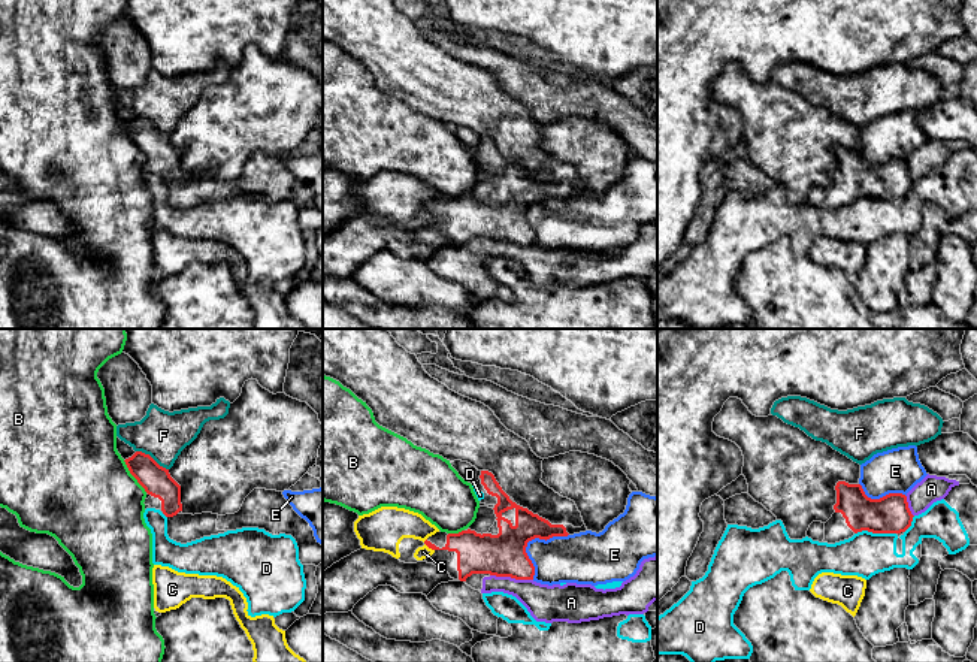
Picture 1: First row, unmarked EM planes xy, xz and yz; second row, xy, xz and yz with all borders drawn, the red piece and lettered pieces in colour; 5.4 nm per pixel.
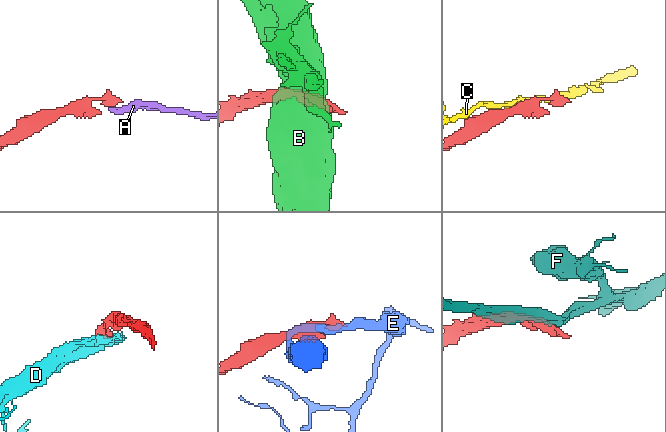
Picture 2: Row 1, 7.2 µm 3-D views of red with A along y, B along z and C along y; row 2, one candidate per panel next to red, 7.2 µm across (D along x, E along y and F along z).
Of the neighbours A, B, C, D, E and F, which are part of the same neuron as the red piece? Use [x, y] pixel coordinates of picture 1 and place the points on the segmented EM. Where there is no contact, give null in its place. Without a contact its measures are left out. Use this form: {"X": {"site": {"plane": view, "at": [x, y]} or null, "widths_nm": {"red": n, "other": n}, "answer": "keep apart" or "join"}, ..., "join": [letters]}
{"A": {"site": {"plane": "xz", "at": [511, 577]}, "widths_nm": {"red": 240, "other": 200}, "answer": "keep apart"}, "B": {"site": {"plane": "xy", "at": [133, 475]}, "widths_nm": {"red": 160, "other": 500}, "answer": "keep apart"}, "C": {"site": {"plane": "xz", "at": [427, 546]}, "widths_nm": {"red": 190, "other": 70}, "answer": "keep apart"}, "D": {"site": {"plane": "yz", "at": [874, 532]}, "widths_nm": {"red": 200, "other": 240}, "answer": "keep apart"}, "E": {"site": {"plane": "xz", "at": [529, 540]}, "widths_nm": {"red": 240, "other": 260}, "answer": "keep apart"}, "F": {"site": {"plane": "xy", "at": [151, 458]}, "widths_nm": {"red": 160, "other": 260}, "answer": "keep apart"}, "join": []}

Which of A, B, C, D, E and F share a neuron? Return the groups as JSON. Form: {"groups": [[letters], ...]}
{"groups": [["A"], ["B"], ["C"], ["D"], ["E"], ["F"]]}

